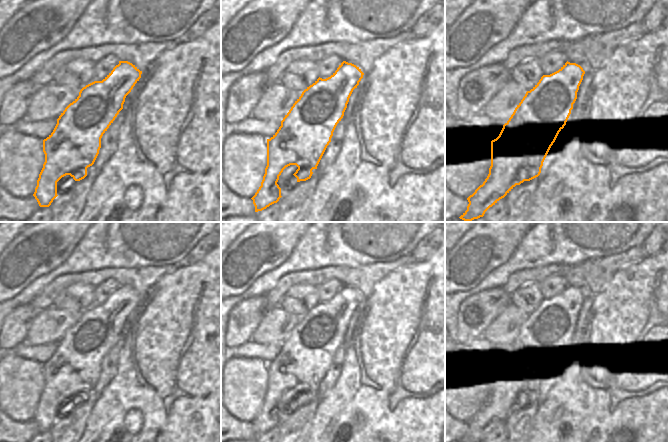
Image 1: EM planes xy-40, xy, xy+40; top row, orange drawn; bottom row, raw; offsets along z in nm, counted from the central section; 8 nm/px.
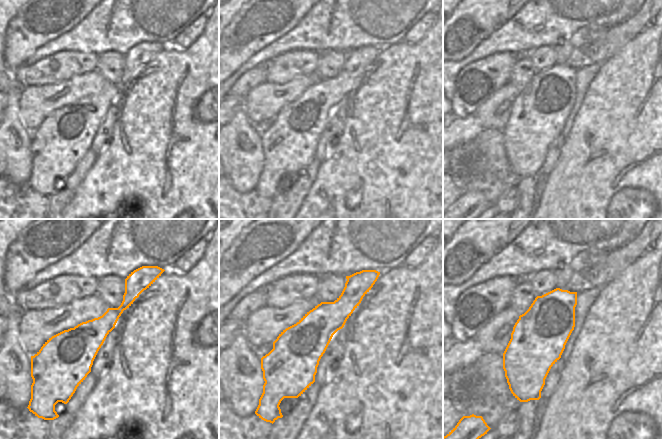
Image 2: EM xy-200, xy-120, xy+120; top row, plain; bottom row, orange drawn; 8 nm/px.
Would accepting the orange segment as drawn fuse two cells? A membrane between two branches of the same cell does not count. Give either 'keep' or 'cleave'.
keep

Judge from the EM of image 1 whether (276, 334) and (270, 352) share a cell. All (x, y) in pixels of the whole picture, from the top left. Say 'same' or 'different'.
different

